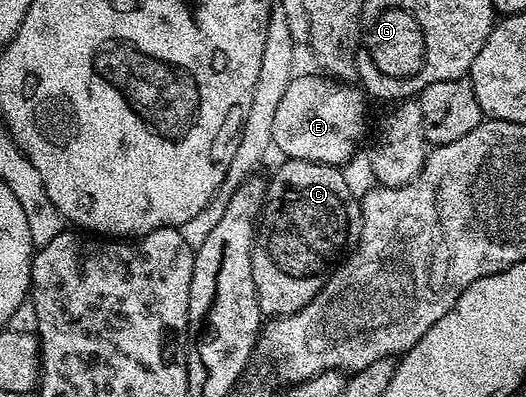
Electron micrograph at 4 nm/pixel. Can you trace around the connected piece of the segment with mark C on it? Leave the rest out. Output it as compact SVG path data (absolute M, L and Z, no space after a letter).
M295 158L283 161L283 166L269 179L266 188L266 204L262 207L256 227L254 251L252 252L252 280L258 297L258 307L263 315L281 316L296 312L324 288L330 275L358 245L362 231L362 204L360 198L351 194L341 169L325 166L319 162L305 162Z

